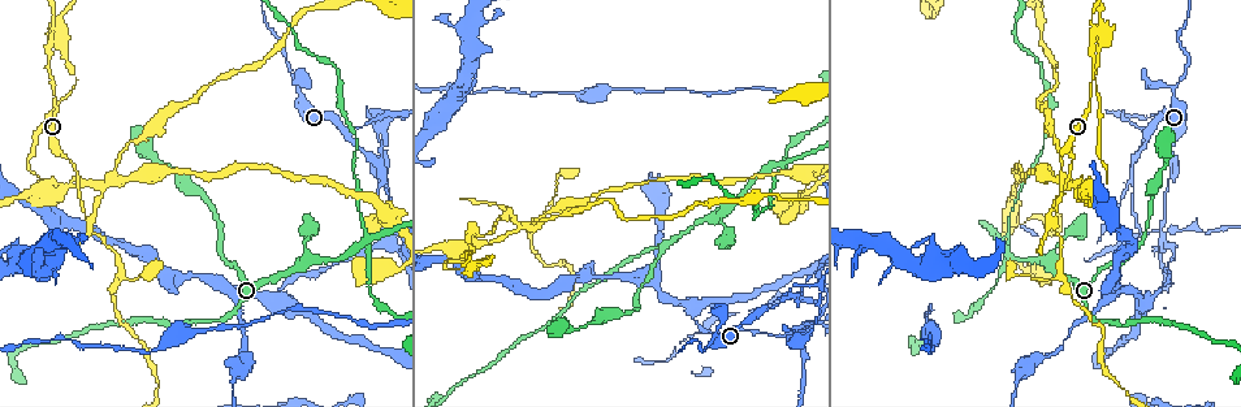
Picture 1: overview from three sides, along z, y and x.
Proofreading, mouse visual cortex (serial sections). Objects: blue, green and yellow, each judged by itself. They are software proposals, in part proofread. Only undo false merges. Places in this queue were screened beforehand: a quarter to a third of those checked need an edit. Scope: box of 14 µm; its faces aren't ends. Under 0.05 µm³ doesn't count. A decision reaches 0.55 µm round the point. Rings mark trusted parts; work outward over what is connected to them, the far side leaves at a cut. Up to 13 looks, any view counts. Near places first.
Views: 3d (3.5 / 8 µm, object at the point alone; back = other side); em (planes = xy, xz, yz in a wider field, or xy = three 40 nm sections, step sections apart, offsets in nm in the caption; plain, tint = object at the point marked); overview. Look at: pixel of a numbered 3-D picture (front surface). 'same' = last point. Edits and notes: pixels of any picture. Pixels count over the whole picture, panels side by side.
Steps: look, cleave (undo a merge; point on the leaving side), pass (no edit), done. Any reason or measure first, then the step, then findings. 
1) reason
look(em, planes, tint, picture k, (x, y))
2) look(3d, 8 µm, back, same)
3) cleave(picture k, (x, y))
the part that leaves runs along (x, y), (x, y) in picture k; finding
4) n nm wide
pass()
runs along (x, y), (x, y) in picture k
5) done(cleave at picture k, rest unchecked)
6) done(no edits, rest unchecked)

three-way junction
look(3d, 3.5 µm, back, picture 1, (711, 338))

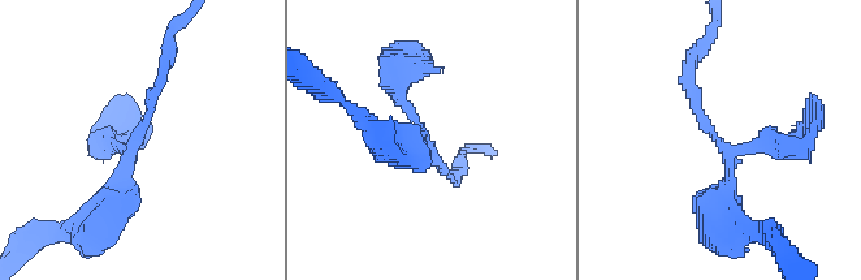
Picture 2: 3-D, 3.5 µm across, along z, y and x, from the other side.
3 arms; arms of 150, 250, 350 nm; now the EM
look(em, planes, tint, picture 2, (420, 133))

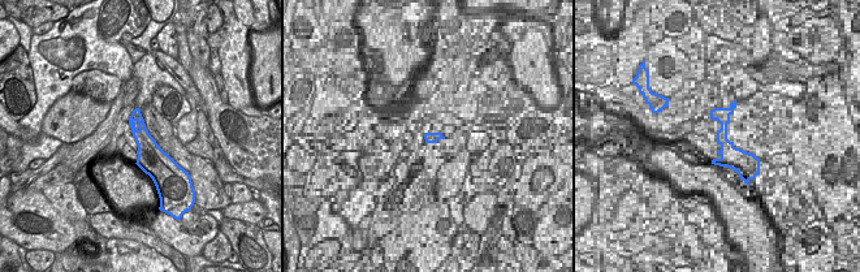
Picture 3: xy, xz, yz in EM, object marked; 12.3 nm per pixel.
look(em, xy, step 3, tint, same)

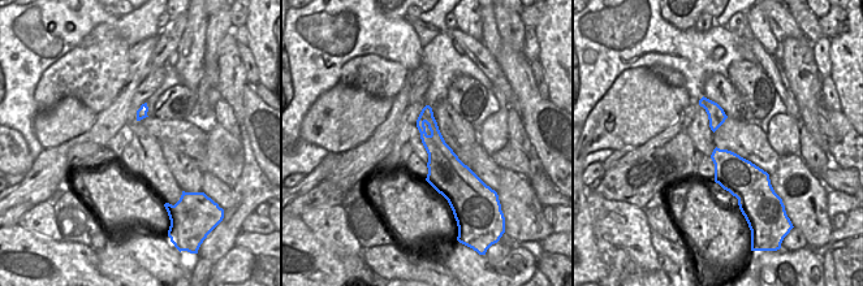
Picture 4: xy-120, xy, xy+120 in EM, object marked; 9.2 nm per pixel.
pass()
runs along (732, 231), (730, 154), (803, 142) in picture 2; continuous, no second cell

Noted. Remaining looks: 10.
three arms meet
look(3d, 3.5 µm, picture 1, (346, 129))

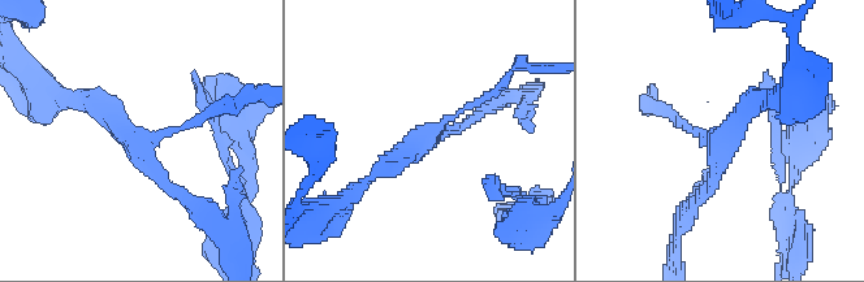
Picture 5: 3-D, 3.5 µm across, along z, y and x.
3 arms; arms of 100, 150, 200 nm
look(em, xy, step 3, tint, picture 5, (723, 140))

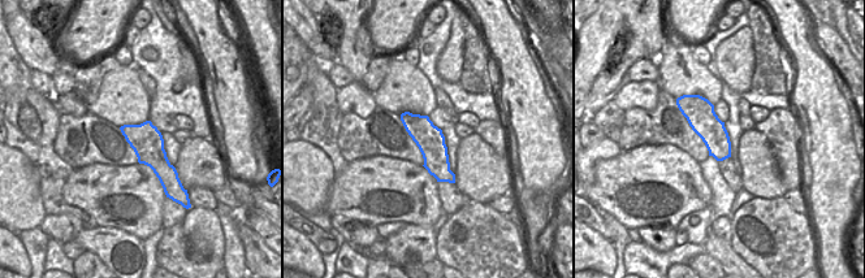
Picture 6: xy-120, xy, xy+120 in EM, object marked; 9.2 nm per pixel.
cleave(picture 5, (677, 122))
the part that leaves runs along (700, 133), (651, 109), (651, 94) in picture 5; two cells meet here

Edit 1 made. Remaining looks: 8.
look(3d, 3.5 µm, picture 1, (1057, 219))

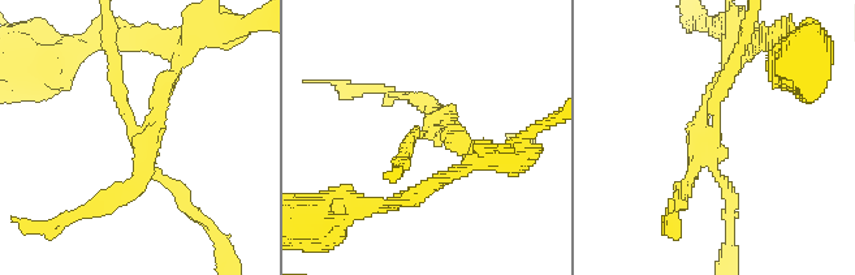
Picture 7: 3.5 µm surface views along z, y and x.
shape alone is not enough
look(em, xy, step 2, plain, picture 7, (138, 140))

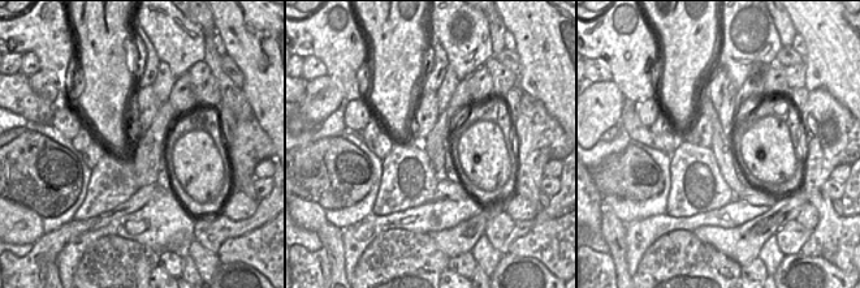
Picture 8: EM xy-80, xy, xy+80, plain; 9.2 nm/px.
look(em, xy, step 2, tint, same)

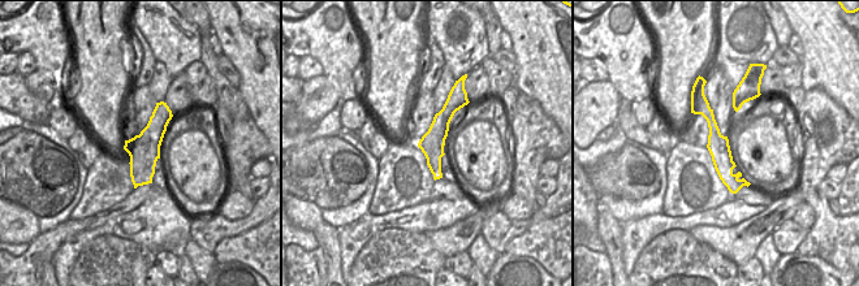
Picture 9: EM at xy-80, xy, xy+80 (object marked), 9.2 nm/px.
cleave(picture 7, (128, 190))
the part that leaves runs along (137, 138), (154, 127), (189, 38) in picture 7; a second cell is stuck on

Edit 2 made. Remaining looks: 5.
look(3d, 8 µm, back, picture 1, (368, 236))

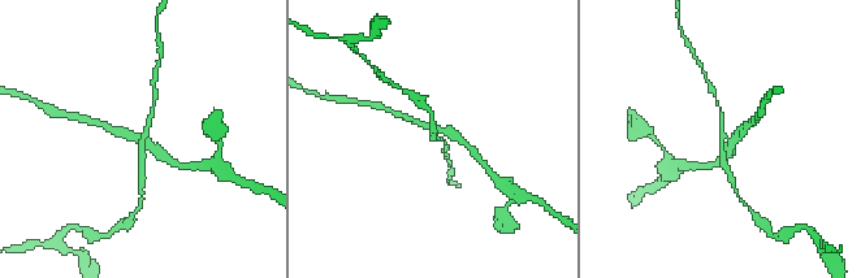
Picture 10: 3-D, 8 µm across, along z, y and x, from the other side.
closer look
look(3d, 3.5 µm, picture 10, (439, 133))

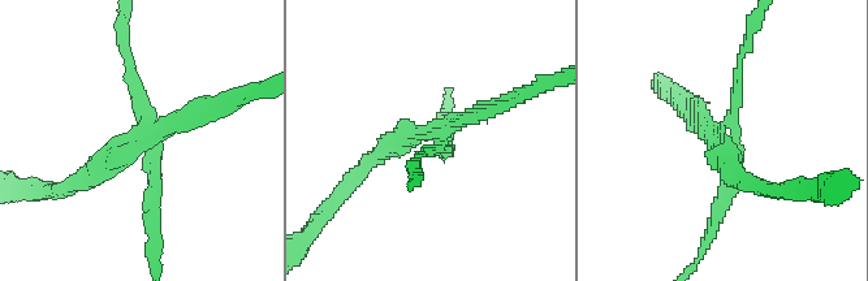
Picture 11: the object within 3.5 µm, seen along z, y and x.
arms of 100, 200, 200, 300 nm
cleave(picture 11, (154, 168))
the part that leaves runs along (141, 112), (121, 27) in picture 11; a second cell is stuck on

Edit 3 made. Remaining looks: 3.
three arms meet
look(3d, 3.5 µm, back, picture 1, (120, 277))

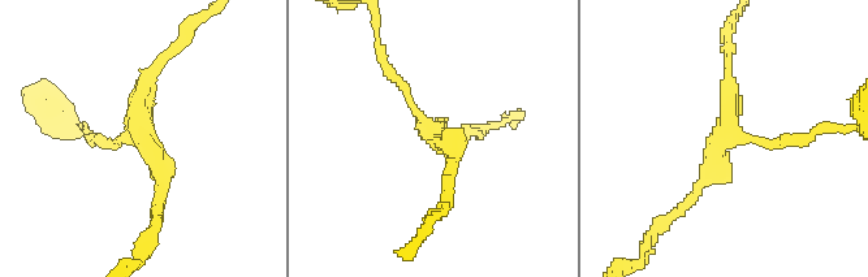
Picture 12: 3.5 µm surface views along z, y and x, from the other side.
3 arms; arms of 150, 150, 200 nm
look(em, planes, tint, picture 12, (727, 129))

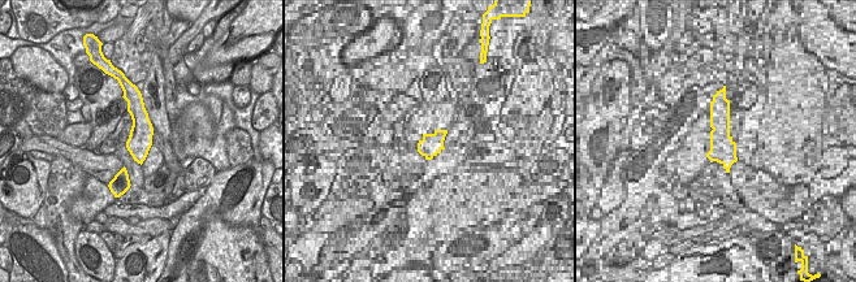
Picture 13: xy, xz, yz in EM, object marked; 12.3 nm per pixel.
pass()
runs along (726, 48), (726, 129), (687, 200) in picture 12; continuous, no second cell

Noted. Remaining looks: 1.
done(cleave at picture 5, cleave at picture 7, cleave at picture 11, rest unchecked)

